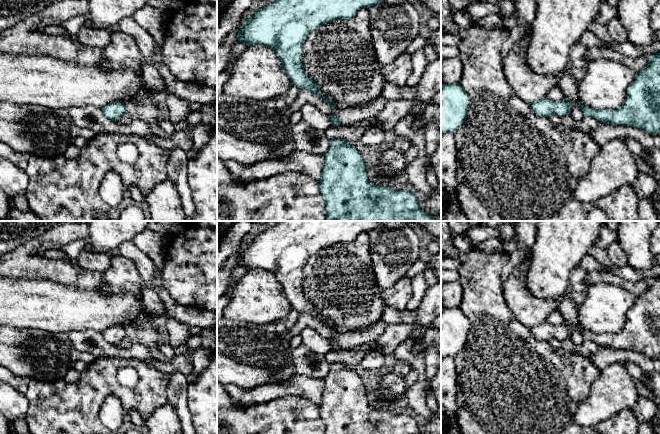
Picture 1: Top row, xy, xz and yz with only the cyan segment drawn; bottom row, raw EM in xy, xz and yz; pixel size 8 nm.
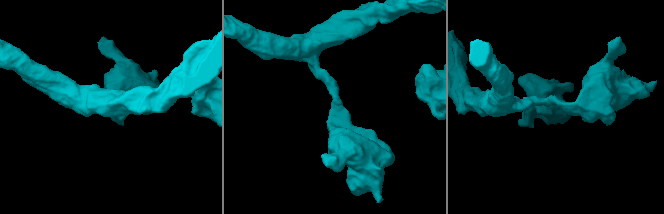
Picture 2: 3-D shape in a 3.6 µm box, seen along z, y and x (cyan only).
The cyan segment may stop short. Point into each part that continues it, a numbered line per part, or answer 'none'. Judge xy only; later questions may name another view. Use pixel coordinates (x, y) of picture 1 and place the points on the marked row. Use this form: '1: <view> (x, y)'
none

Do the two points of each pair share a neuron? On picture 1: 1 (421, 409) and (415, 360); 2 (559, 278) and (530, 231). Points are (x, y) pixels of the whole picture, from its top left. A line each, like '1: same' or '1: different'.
1: same
2: different

